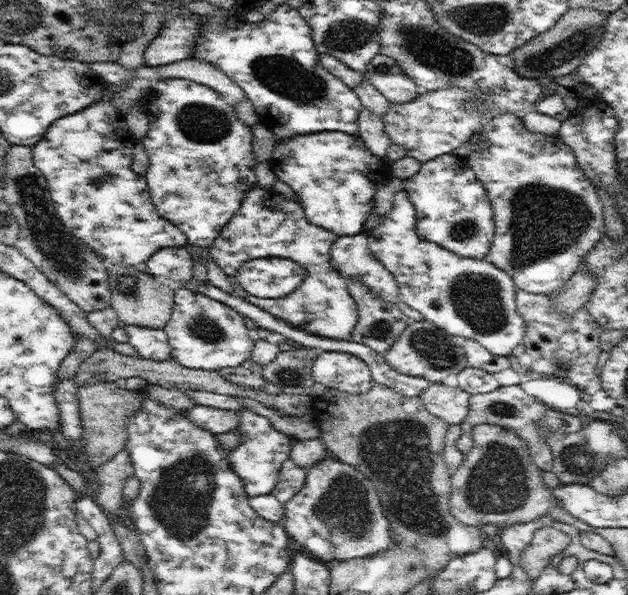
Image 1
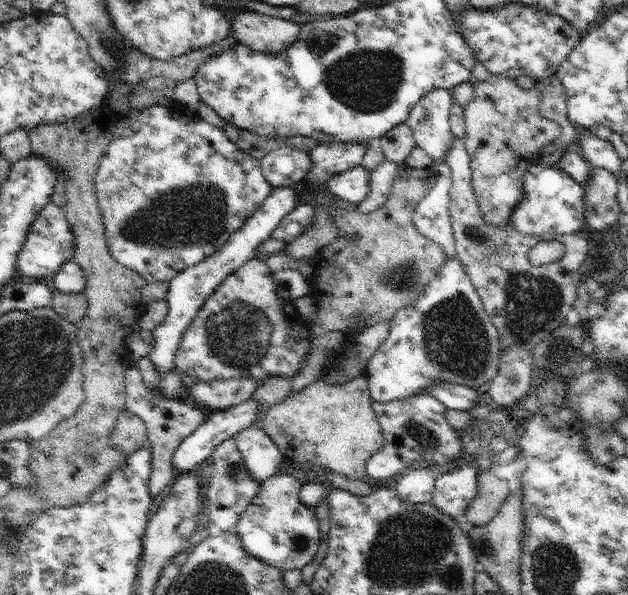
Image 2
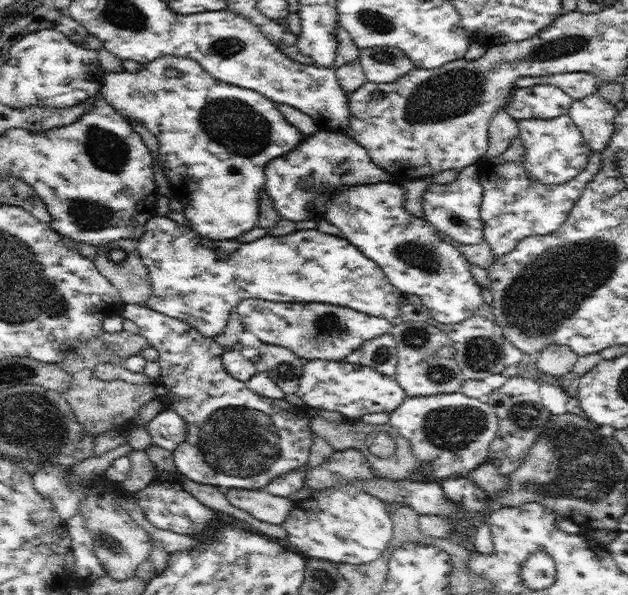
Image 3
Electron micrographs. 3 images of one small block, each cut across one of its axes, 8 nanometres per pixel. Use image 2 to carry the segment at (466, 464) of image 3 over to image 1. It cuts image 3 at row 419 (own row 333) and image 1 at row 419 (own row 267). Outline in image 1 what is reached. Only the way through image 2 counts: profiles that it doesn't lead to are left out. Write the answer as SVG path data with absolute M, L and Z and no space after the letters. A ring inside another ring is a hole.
M433 383L420 398L432 414L442 418L449 425L460 425L468 415L470 393L460 387L449 387L444 383Z

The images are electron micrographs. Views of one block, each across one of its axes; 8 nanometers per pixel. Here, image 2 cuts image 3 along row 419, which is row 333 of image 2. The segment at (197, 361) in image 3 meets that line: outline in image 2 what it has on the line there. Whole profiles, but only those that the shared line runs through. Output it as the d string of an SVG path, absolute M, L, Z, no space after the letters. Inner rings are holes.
M254 256L211 293L184 332L174 371L194 380L254 380L258 386L282 376L289 381L307 364L311 330L292 301L278 296L278 284L265 258Z

